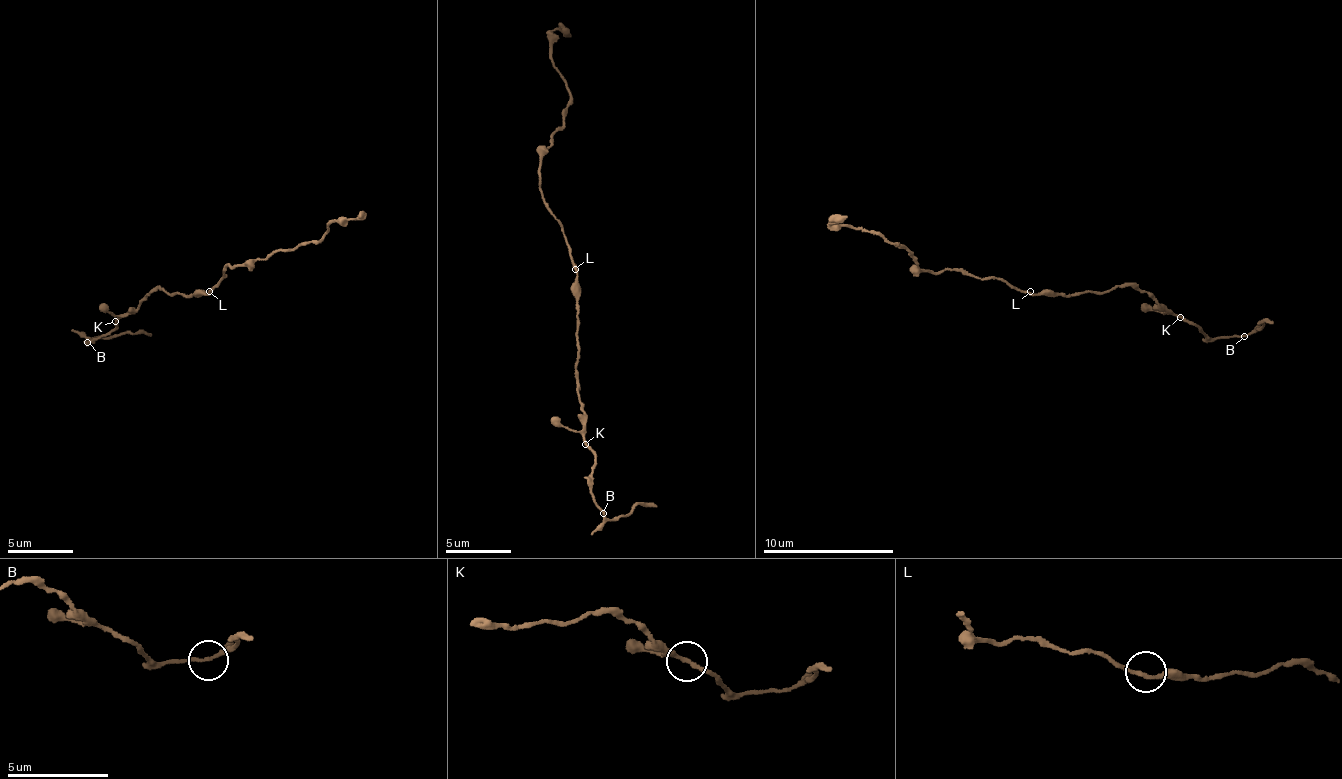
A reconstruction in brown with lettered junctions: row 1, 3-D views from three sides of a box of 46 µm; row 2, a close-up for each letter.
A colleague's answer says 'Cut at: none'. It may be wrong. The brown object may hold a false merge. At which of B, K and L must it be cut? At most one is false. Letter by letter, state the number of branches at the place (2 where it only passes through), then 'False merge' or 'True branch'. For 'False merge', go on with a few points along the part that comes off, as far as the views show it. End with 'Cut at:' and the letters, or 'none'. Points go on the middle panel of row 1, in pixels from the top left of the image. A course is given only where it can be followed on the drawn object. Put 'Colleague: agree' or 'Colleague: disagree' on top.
Colleague: agree
B: Branches: 3. True branch
K: Branches: 3. True branch
L: Branches: 2. True branch
Cut at: none

